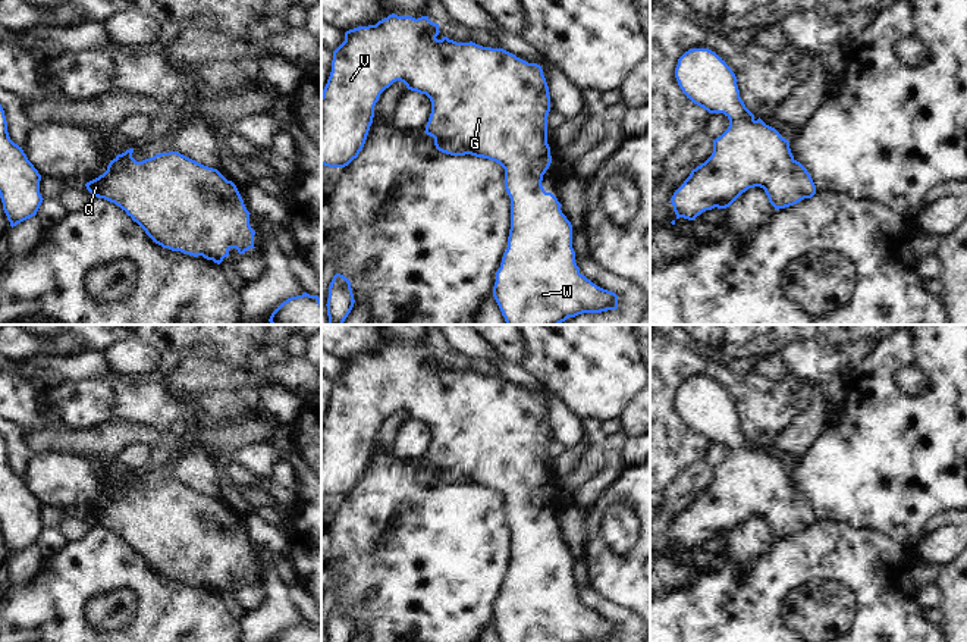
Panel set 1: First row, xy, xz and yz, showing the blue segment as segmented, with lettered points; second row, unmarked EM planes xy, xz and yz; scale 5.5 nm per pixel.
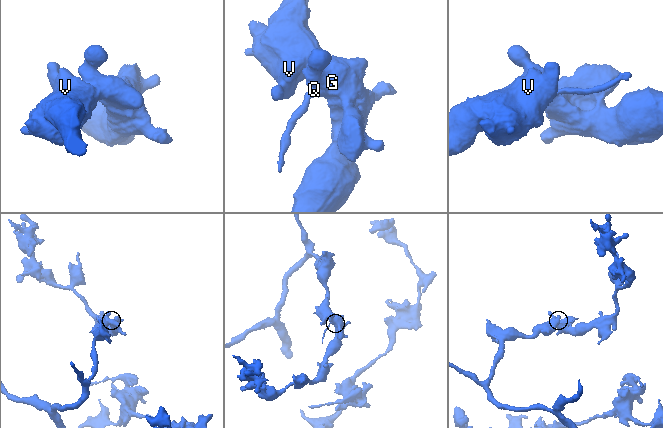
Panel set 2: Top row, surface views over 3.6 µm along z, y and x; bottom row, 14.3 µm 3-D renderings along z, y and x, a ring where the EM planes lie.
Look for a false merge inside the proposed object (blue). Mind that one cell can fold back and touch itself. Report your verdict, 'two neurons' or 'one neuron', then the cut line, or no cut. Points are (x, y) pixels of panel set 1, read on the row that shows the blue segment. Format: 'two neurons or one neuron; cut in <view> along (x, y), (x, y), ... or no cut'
one neuron; no cut

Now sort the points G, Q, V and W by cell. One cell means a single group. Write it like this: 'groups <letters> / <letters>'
groups G Q V W

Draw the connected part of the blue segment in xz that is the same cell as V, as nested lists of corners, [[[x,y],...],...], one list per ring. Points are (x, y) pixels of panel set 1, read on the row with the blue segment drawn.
[[[395,13],[376,25],[358,26],[345,32],[345,41],[333,51],[332,72],[321,95],[321,165],[345,167],[362,150],[374,118],[380,94],[401,81],[408,90],[426,94],[431,113],[426,134],[434,138],[439,151],[450,156],[471,154],[499,163],[505,169],[505,190],[511,198],[511,229],[508,248],[496,272],[493,297],[506,325],[561,325],[583,313],[602,313],[618,309],[618,295],[603,289],[580,273],[572,248],[572,225],[561,210],[561,203],[546,192],[541,181],[552,163],[547,144],[547,115],[550,95],[543,69],[503,48],[483,47],[472,41],[437,40],[439,24],[428,16],[418,19]]]

